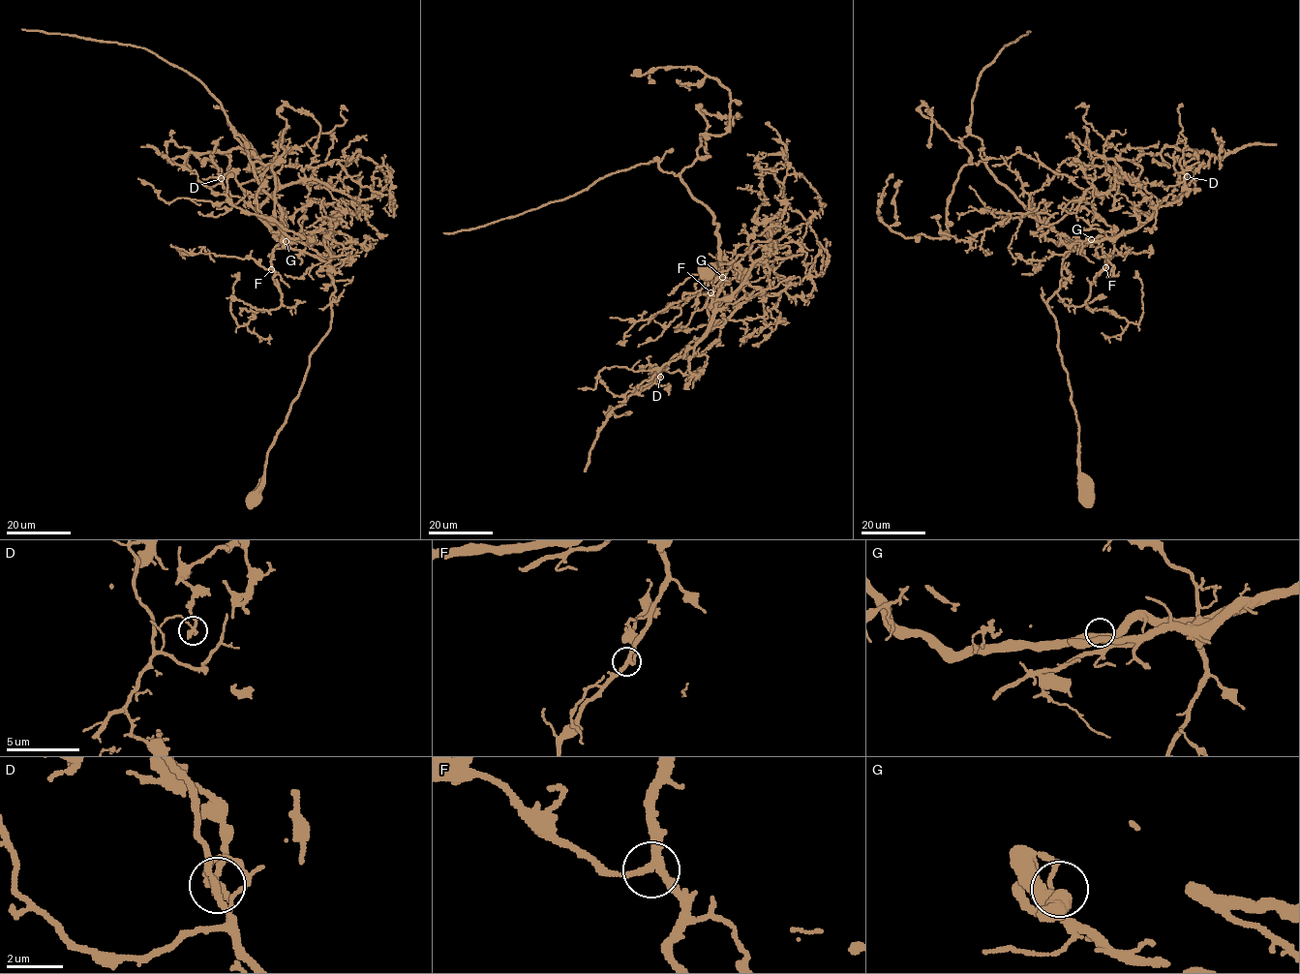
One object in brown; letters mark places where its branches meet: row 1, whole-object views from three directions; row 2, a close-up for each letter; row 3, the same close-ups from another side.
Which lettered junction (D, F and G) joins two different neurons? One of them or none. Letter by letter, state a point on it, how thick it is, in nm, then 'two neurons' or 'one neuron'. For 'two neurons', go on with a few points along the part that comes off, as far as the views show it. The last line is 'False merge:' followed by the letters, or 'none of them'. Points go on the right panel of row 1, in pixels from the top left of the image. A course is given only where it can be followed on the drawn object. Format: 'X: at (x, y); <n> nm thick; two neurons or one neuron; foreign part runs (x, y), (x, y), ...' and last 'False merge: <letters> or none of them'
D: at (1187, 176); 240 nm thick; two neurons; foreign part runs (1187, 176), (1184, 165), (1200, 152), (1165, 146), (1161, 155), (1167, 167), (1152, 160)
F: at (1105, 267); 240 nm thick; one neuron
G: at (1091, 239); 550 nm thick; one neuron
False merge: D

